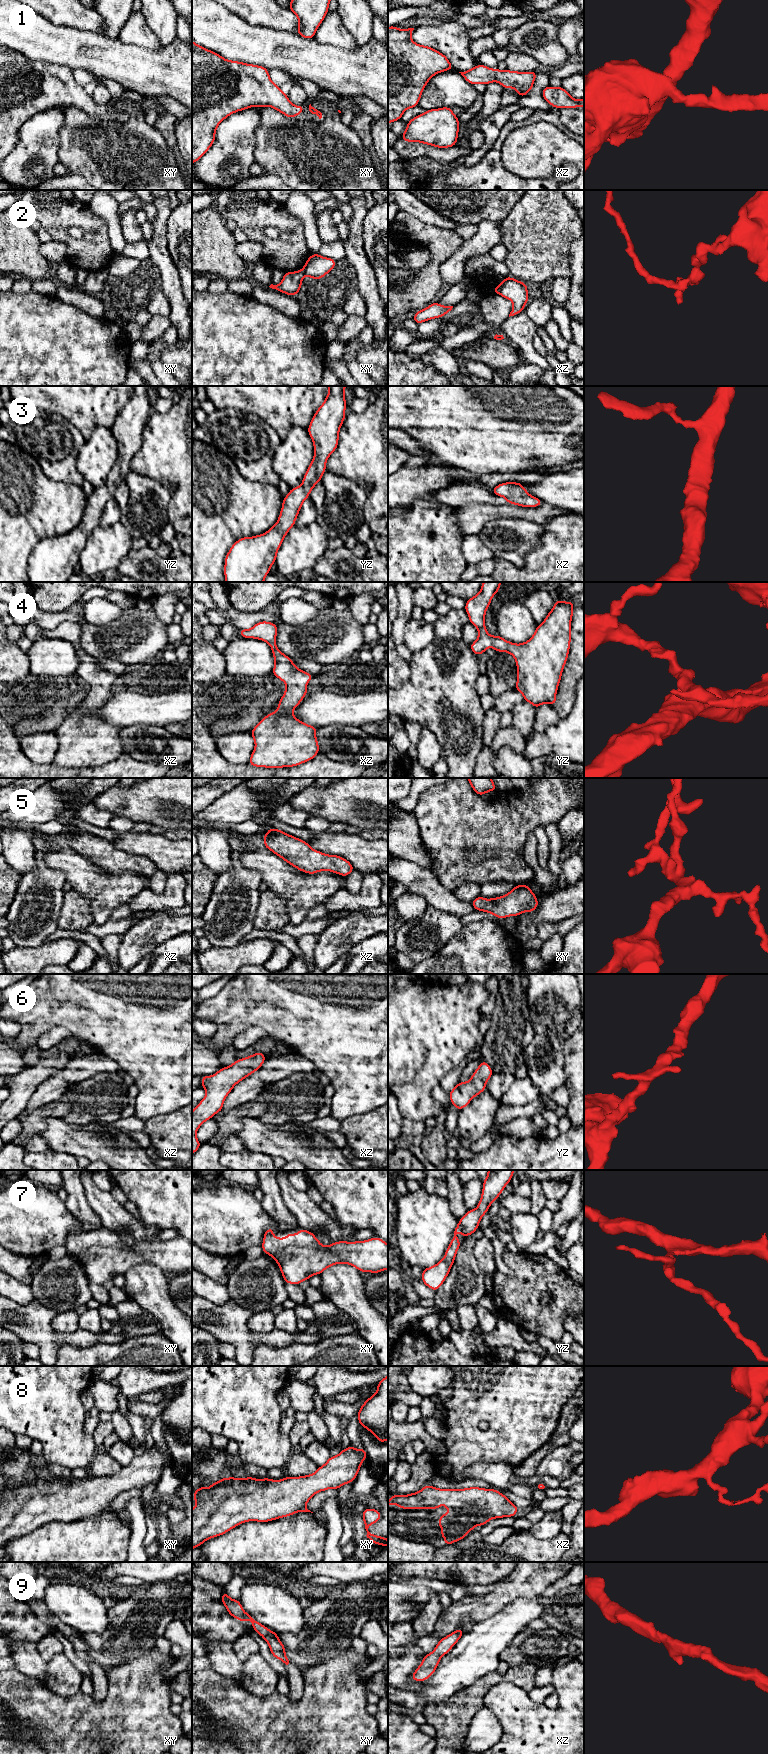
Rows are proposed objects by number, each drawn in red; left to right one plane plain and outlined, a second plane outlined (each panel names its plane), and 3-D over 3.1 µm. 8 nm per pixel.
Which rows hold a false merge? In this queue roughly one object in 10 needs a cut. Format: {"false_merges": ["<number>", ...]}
{"false_merges": ["2"]}

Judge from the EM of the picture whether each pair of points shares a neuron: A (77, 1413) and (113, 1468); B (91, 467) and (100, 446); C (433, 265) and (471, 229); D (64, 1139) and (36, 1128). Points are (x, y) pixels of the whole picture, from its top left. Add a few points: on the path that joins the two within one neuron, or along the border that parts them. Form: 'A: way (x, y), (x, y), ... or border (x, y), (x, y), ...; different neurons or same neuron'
A: border (98, 1448), (88, 1466); different neurons
B: way (94, 462), (100, 451); same neuron
C: border (453, 230), (463, 239); different neurons
D: border (62, 1118), (47, 1118), (45, 1129), (40, 1134); different neurons

